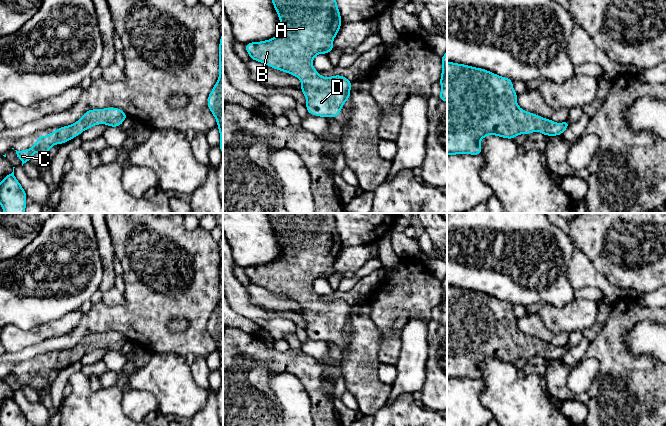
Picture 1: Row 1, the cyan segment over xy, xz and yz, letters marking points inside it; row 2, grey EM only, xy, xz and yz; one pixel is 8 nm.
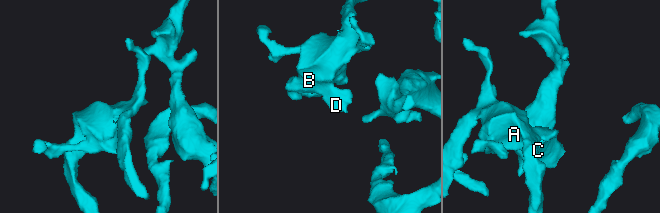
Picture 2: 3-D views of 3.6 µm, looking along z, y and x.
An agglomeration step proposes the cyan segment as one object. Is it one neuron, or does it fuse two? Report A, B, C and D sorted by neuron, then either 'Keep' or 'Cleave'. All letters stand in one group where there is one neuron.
Groups: A B C D. Keep

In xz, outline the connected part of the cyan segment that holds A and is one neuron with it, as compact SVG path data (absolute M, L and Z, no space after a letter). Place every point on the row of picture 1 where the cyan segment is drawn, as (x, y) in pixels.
M272 0L272 4L282 28L269 40L245 44L251 60L299 78L308 114L325 118L339 116L342 106L350 98L352 82L342 75L323 77L313 67L316 55L328 54L335 48L333 40L342 24L336 0Z

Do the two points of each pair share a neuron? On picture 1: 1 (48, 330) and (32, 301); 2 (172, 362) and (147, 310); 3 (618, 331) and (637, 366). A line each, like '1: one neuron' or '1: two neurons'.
1: two neurons
2: two neurons
3: one neuron

